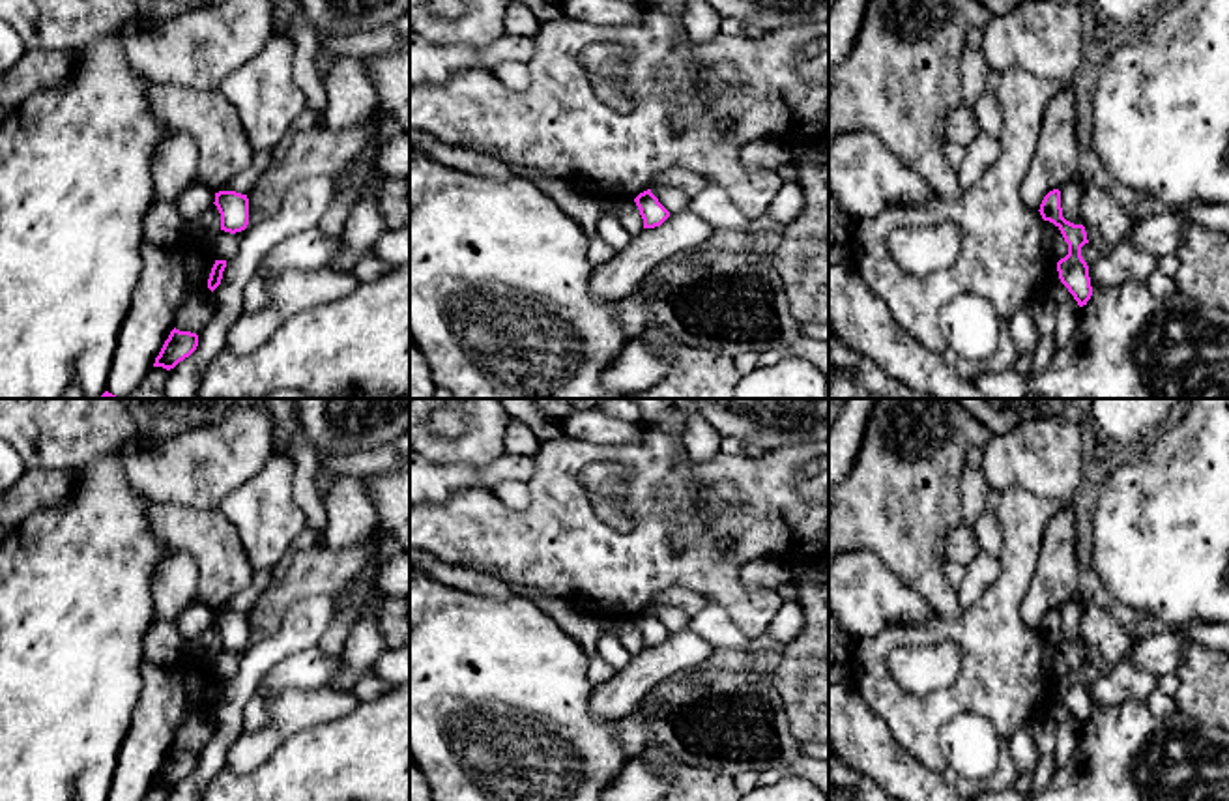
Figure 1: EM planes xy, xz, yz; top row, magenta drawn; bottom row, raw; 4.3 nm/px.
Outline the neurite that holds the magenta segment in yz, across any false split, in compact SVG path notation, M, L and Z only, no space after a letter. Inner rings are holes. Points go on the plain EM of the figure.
M1059 608L1044 616L1038 631L1044 640L1053 642L1061 649L1068 663L1068 674L1057 681L1057 691L1061 702L1068 707L1077 724L1083 726L1092 715L1089 685L1081 676L1081 666L1089 663L1085 646L1074 644L1063 636Z

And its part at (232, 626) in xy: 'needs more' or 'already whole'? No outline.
already whole

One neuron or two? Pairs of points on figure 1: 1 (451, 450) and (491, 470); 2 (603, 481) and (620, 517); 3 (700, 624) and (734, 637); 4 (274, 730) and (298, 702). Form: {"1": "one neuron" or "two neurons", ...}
{"1": "two neurons", "2": "one neuron", "3": "one neuron", "4": "one neuron"}

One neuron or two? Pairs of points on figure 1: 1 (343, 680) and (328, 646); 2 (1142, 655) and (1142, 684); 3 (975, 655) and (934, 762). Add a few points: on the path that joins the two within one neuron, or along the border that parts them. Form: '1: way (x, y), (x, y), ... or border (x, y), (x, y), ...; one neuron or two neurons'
1: border (350, 631), (341, 654); two neurons
2: border (1128, 661), (1156, 678); two neurons
3: way (971, 682), (928, 725), (928, 736); one neuron

